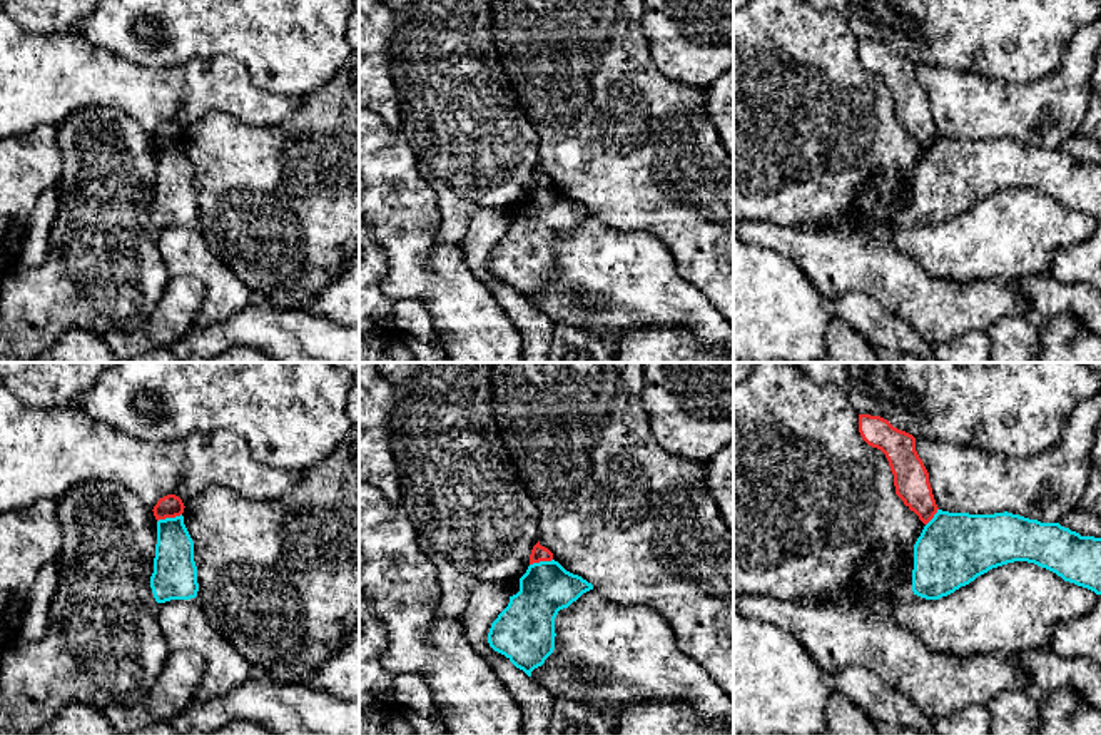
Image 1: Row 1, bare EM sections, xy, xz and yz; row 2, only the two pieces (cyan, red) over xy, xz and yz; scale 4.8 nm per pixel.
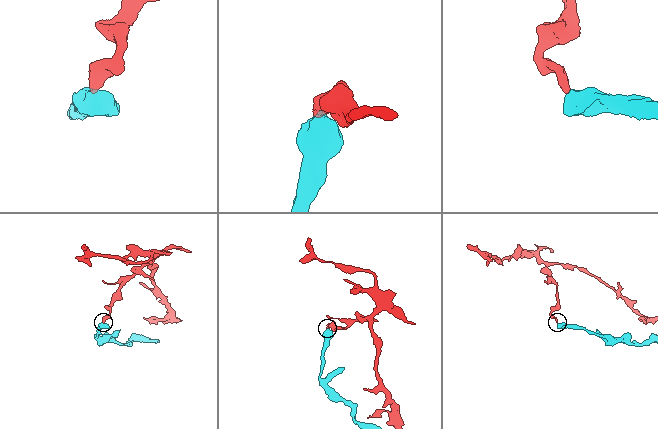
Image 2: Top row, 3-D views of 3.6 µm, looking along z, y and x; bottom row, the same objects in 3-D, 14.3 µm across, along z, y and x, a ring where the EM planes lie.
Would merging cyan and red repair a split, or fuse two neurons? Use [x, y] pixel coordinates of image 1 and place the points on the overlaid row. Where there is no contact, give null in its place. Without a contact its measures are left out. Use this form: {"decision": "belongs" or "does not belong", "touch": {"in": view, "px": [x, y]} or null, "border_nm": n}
{"decision": "does not belong", "touch": {"in": "xy", "px": [169, 518]}, "border_nm": 130}

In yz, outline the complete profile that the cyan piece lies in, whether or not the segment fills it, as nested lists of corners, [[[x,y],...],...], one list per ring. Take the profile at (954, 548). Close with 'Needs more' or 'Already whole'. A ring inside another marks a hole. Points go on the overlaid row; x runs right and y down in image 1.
[[[937,509],[914,545],[912,591],[939,600],[992,568],[1027,561],[1101,595],[1101,538],[1012,513]]]. Already whole

